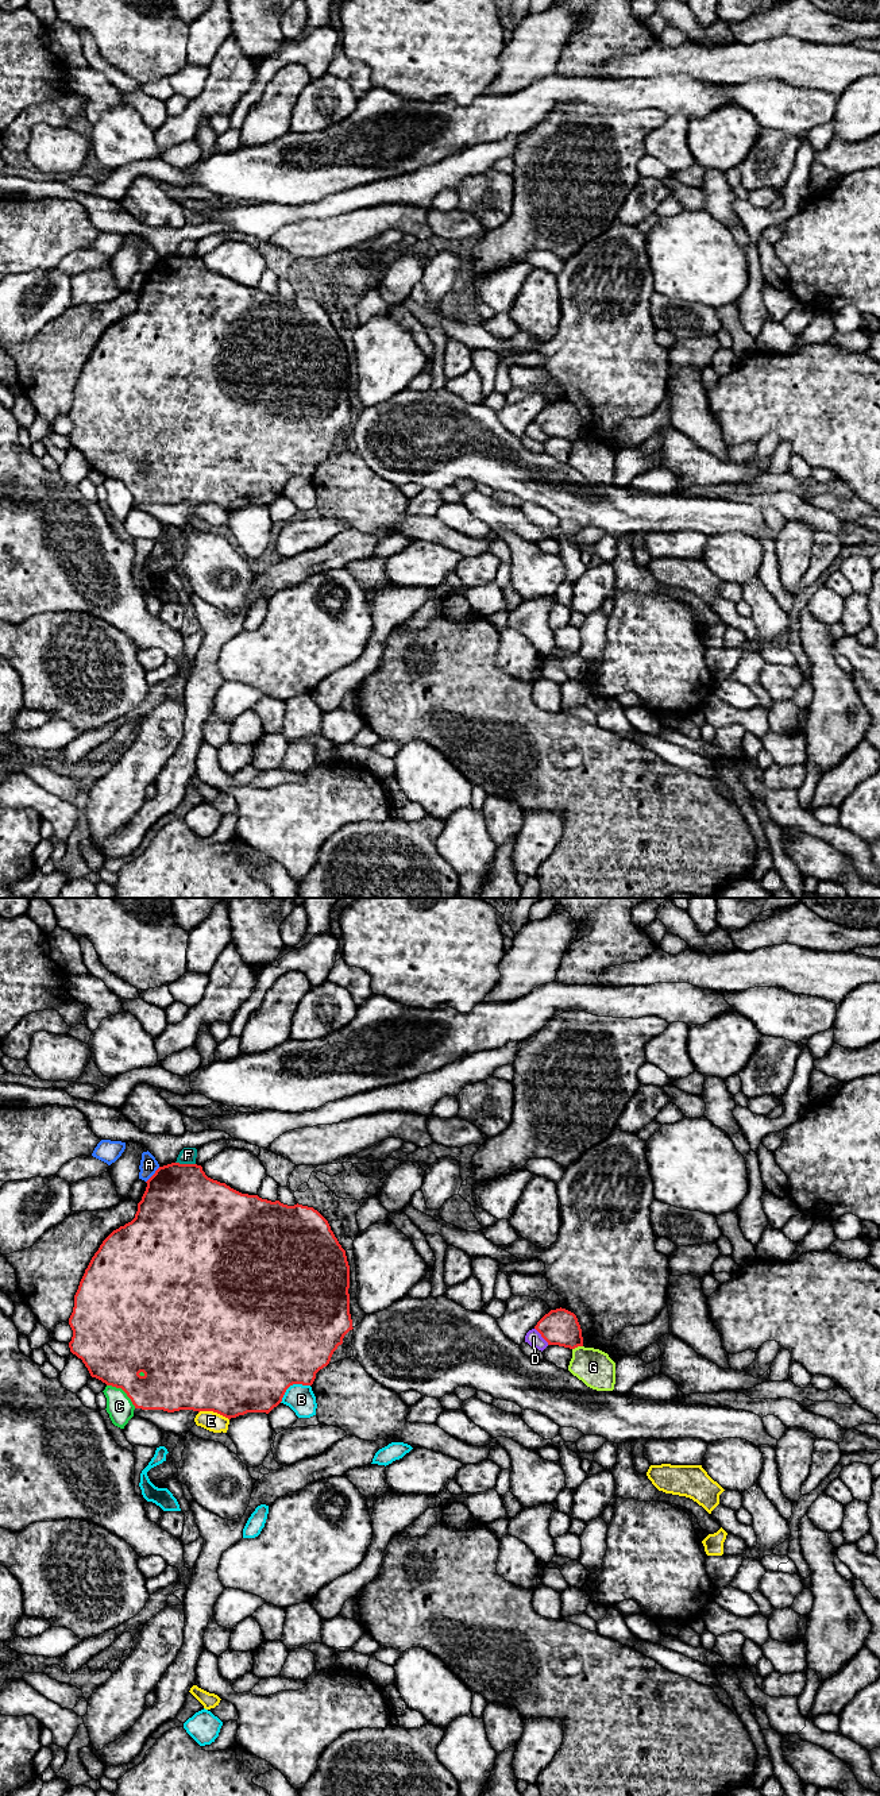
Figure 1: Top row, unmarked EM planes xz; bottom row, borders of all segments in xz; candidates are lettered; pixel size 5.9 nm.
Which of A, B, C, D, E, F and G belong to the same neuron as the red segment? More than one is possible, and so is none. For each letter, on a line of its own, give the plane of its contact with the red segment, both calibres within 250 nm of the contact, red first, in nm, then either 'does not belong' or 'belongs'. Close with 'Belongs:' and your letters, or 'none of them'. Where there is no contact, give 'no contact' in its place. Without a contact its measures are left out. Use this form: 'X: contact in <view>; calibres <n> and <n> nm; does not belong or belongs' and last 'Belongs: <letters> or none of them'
A: contact in xz; calibres 480 and 100 nm; does not belong
B: contact in xz; calibres 500 and 160 nm; does not belong
C: contact in xz; calibres 400 and 160 nm; does not belong
D: contact in xz; calibres 220 and 90 nm; does not belong
E: contact in xz; calibres 500 and 120 nm; does not belong
F: contact in xz; calibres 480 and 100 nm; does not belong
G: contact in xz; calibres 220 and 220 nm; does not belong
Belongs: none of them

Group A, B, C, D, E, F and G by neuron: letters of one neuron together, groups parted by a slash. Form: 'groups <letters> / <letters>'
groups A / B / C / D / E / F / G

